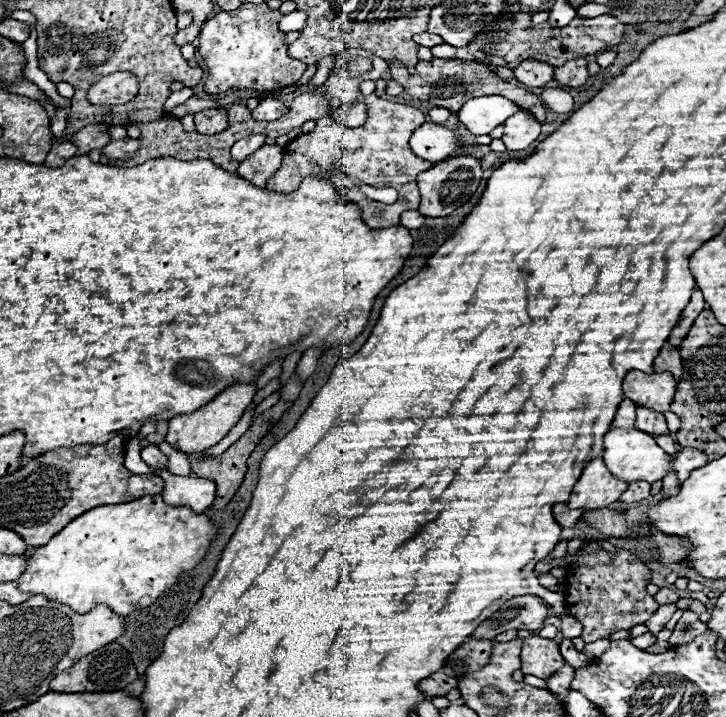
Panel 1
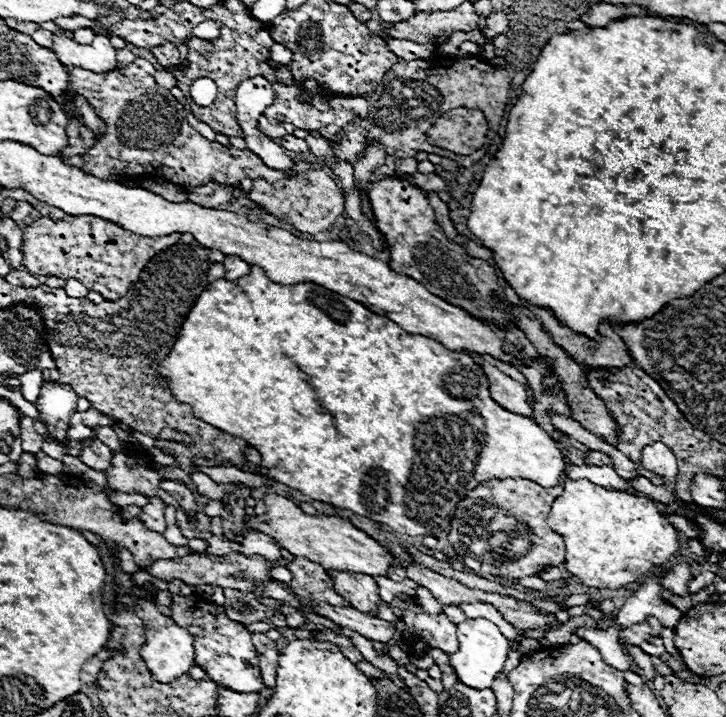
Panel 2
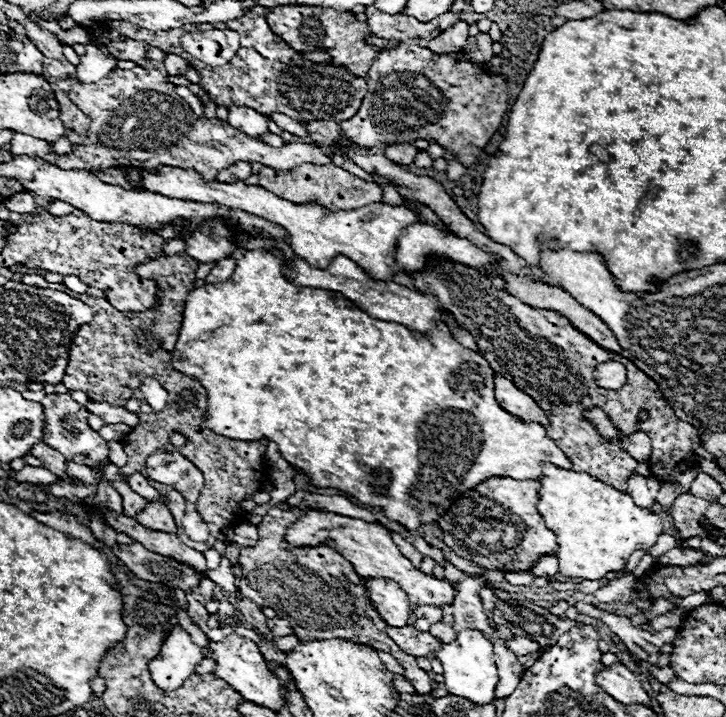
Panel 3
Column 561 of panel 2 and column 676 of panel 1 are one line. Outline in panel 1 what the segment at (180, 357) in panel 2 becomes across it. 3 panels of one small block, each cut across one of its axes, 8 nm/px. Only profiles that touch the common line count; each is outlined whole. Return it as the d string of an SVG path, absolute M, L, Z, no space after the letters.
M612 428L606 436L604 436L604 462L608 466L608 470L616 476L616 478L624 478L626 482L636 482L636 480L646 480L646 482L656 482L662 480L664 476L668 476L670 472L674 472L678 476L680 482L688 480L688 474L700 466L704 466L708 462L708 456L702 450L696 448L682 448L680 452L676 452L674 456L666 454L654 440L654 436L636 430L636 428Z

